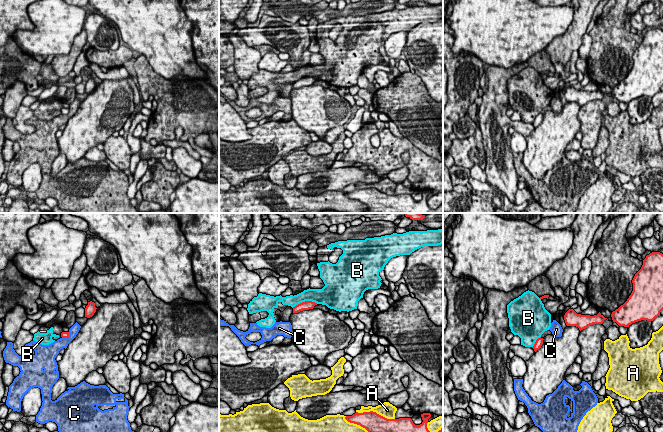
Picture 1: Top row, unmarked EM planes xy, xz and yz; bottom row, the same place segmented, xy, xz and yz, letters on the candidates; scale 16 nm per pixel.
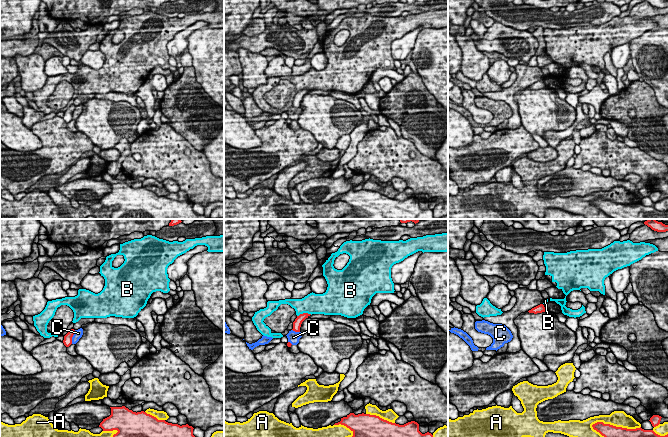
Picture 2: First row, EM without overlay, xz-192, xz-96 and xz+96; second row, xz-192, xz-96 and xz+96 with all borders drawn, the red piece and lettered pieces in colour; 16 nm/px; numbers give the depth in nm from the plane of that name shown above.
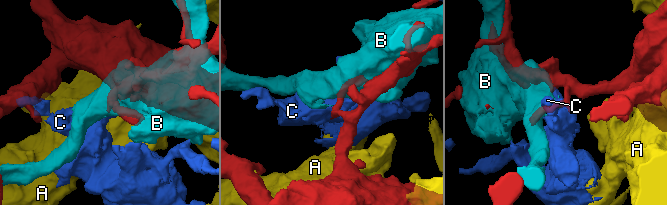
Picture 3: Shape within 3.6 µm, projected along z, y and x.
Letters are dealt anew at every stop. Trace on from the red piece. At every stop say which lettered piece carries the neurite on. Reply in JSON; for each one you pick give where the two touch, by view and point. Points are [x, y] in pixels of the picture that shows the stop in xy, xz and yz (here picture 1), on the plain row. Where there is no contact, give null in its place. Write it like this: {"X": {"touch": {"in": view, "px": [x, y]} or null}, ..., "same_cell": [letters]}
{"same_cell": []}

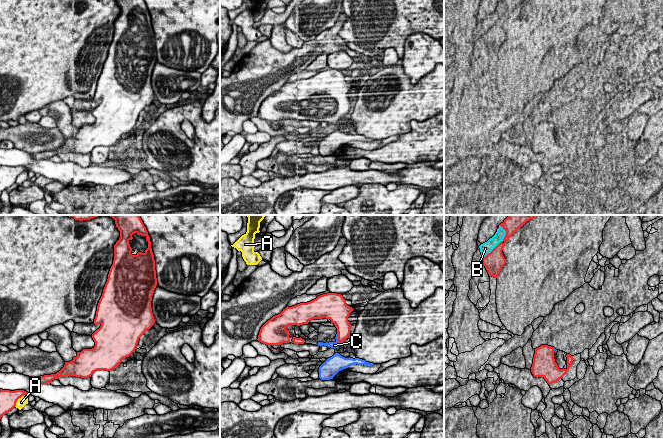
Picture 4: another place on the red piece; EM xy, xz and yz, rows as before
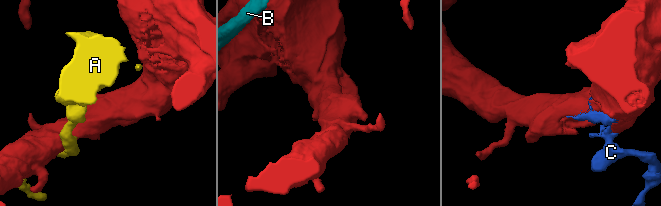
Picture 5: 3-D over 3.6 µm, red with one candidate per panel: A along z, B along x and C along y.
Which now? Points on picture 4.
{"C": {"touch": {"in": "xz", "px": [338, 114]}}, "same_cell": ["C"]}

